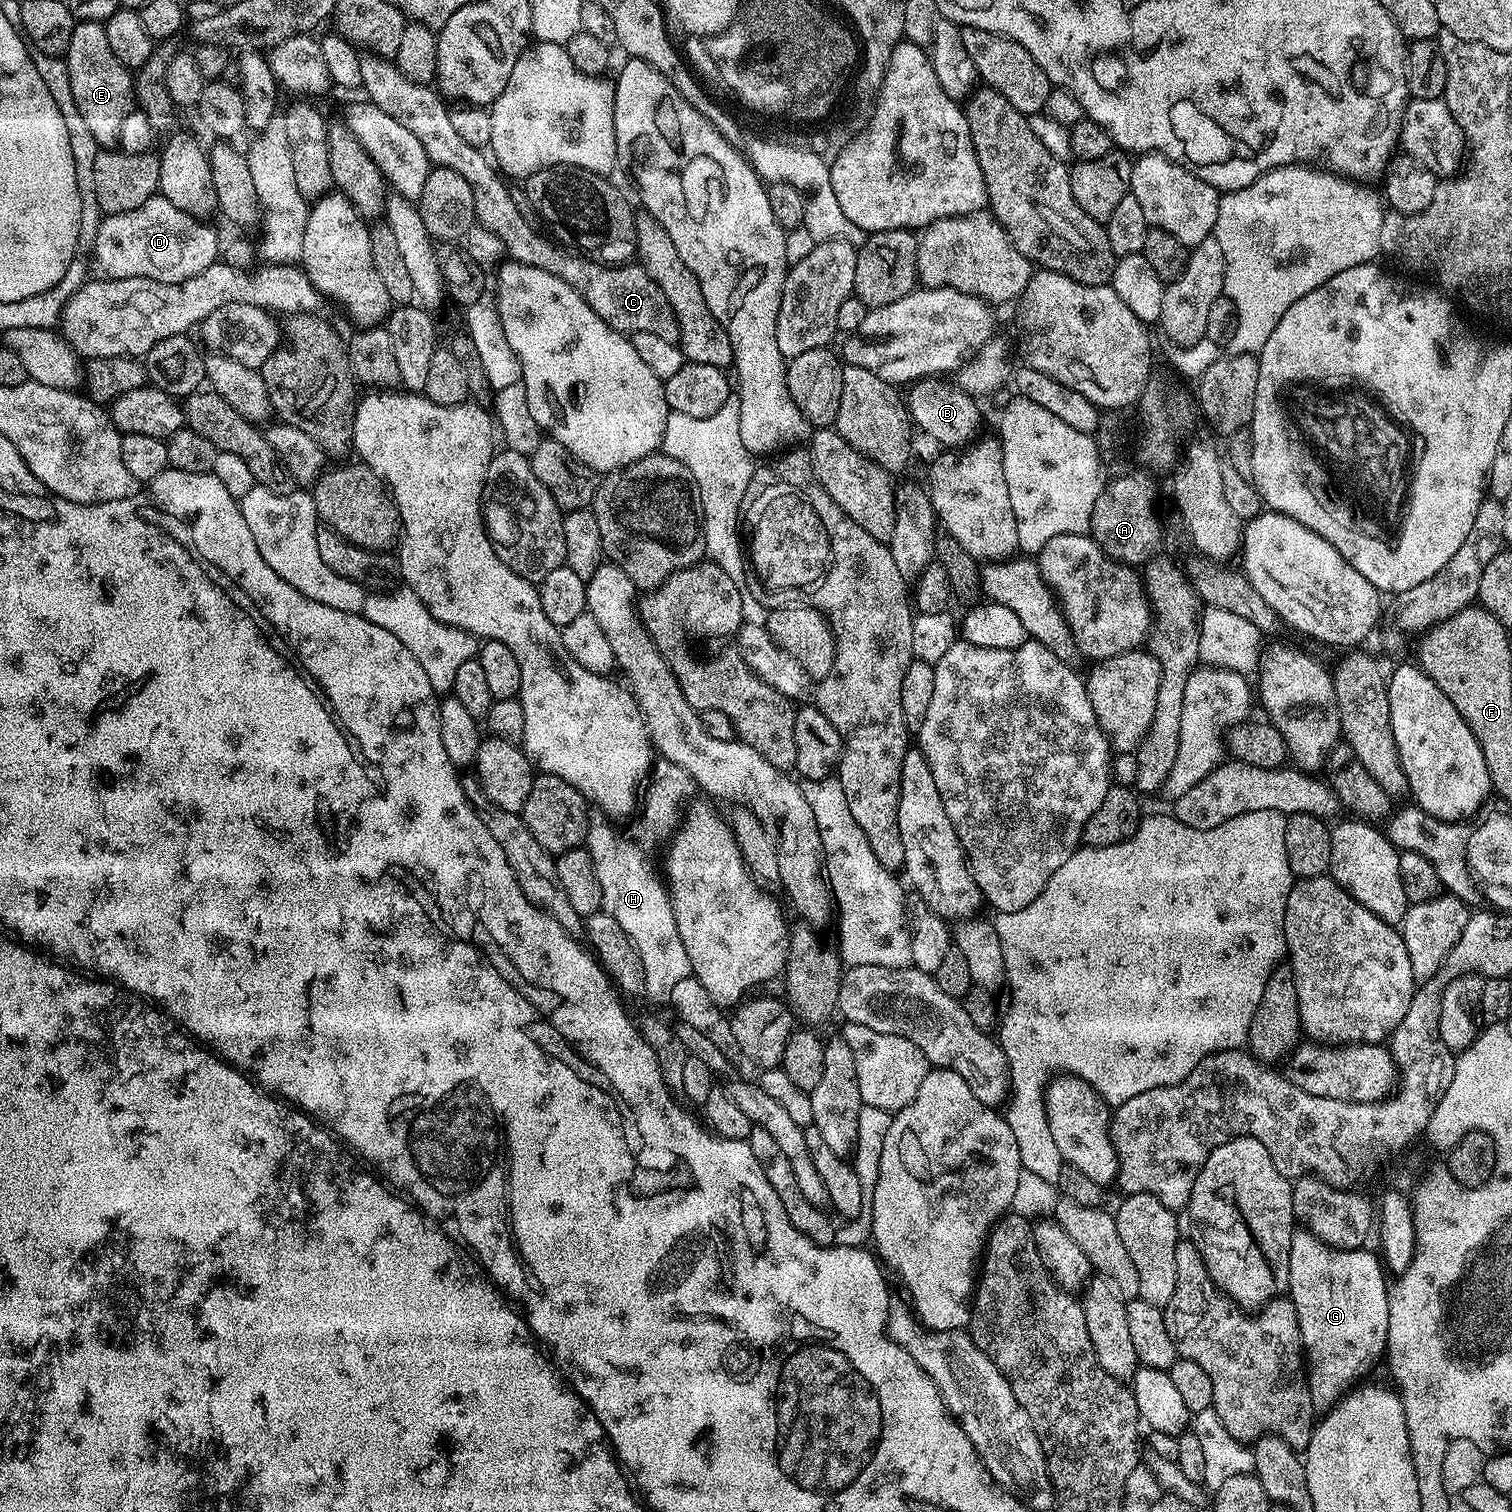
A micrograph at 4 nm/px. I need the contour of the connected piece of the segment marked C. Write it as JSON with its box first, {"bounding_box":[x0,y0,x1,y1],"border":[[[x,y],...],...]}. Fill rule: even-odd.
{"bounding_box":[360,58,680,345],"border":[[[388,58],[361,59],[361,72],[360,88],[372,99],[371,107],[390,115],[399,125],[406,126],[410,134],[414,134],[414,138],[422,144],[429,165],[454,170],[470,184],[473,188],[475,219],[479,227],[493,232],[515,263],[534,266],[538,270],[546,270],[546,274],[554,274],[554,278],[562,278],[562,282],[574,289],[588,303],[590,310],[598,314],[598,318],[609,324],[615,332],[631,334],[645,331],[658,334],[663,341],[679,345],[680,331],[674,310],[670,310],[666,294],[658,290],[650,274],[646,274],[639,263],[602,264],[583,254],[573,254],[554,243],[547,235],[544,237],[539,231],[530,228],[529,223],[518,214],[515,202],[508,193],[509,185],[495,163],[481,149],[462,142],[462,138],[454,131],[449,105],[435,87],[410,82],[410,78],[401,74],[395,63]]]}

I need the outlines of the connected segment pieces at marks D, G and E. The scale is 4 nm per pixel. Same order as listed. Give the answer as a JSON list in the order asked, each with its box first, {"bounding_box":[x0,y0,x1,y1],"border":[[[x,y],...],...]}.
[{"bounding_box":[95,194,218,285],"border":[[[155,194],[149,199],[126,213],[105,215],[99,228],[95,229],[96,260],[102,264],[103,272],[109,279],[144,277],[152,281],[166,282],[167,285],[181,284],[196,277],[218,260],[216,231],[213,227],[201,222],[197,217],[186,214],[174,206],[164,196]]]},{"bounding_box":[1286,1230,1388,1414],"border":[[[1296,1230],[1293,1231],[1292,1234],[1292,1241],[1290,1242],[1290,1250],[1288,1251],[1288,1270],[1286,1273],[1286,1279],[1288,1279],[1288,1292],[1289,1292],[1289,1293],[1287,1292],[1287,1295],[1290,1297],[1292,1301],[1292,1305],[1294,1306],[1294,1310],[1296,1311],[1296,1317],[1298,1318],[1298,1326],[1300,1327],[1300,1342],[1302,1345],[1302,1351],[1306,1357],[1306,1379],[1308,1381],[1308,1393],[1310,1394],[1310,1402],[1312,1403],[1313,1413],[1316,1414],[1324,1414],[1328,1412],[1329,1409],[1336,1407],[1336,1405],[1339,1404],[1340,1401],[1344,1399],[1349,1389],[1351,1389],[1353,1385],[1355,1385],[1357,1382],[1360,1382],[1360,1381],[1355,1382],[1355,1380],[1362,1379],[1363,1376],[1366,1375],[1367,1372],[1370,1371],[1371,1368],[1375,1366],[1376,1359],[1378,1359],[1379,1356],[1381,1359],[1381,1357],[1385,1355],[1388,1346],[1388,1291],[1387,1291],[1388,1288],[1386,1285],[1386,1280],[1384,1284],[1384,1278],[1382,1276],[1383,1269],[1381,1263],[1379,1261],[1377,1263],[1375,1256],[1368,1251],[1369,1250],[1357,1250],[1351,1252],[1350,1250],[1342,1250],[1341,1248],[1331,1248],[1329,1244],[1323,1244],[1322,1241],[1320,1241],[1320,1239],[1318,1239],[1318,1237],[1315,1236],[1315,1234],[1313,1234],[1313,1232],[1307,1230]]]},{"bounding_box":[66,20,134,150],"border":[[[89,20],[79,21],[70,38],[66,53],[69,68],[71,93],[77,110],[90,130],[99,147],[112,150],[120,143],[123,123],[134,110],[133,73],[110,50],[103,23],[95,24]]]}]

